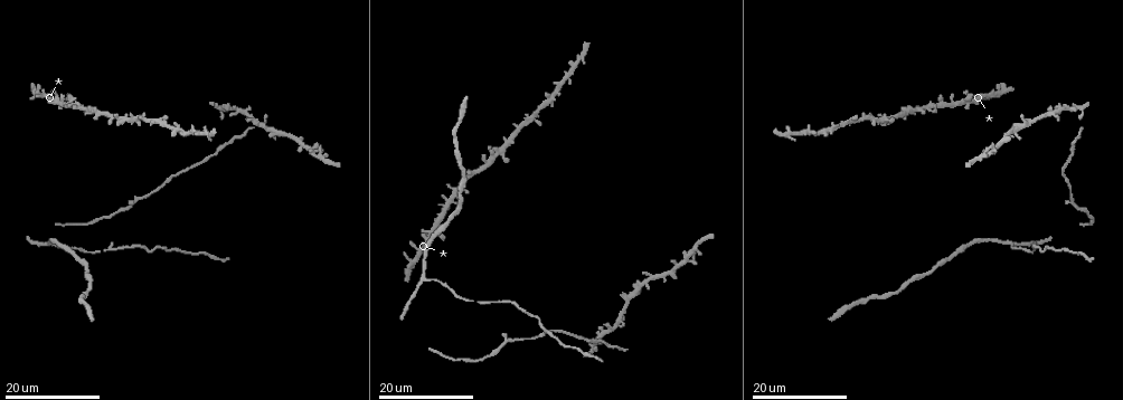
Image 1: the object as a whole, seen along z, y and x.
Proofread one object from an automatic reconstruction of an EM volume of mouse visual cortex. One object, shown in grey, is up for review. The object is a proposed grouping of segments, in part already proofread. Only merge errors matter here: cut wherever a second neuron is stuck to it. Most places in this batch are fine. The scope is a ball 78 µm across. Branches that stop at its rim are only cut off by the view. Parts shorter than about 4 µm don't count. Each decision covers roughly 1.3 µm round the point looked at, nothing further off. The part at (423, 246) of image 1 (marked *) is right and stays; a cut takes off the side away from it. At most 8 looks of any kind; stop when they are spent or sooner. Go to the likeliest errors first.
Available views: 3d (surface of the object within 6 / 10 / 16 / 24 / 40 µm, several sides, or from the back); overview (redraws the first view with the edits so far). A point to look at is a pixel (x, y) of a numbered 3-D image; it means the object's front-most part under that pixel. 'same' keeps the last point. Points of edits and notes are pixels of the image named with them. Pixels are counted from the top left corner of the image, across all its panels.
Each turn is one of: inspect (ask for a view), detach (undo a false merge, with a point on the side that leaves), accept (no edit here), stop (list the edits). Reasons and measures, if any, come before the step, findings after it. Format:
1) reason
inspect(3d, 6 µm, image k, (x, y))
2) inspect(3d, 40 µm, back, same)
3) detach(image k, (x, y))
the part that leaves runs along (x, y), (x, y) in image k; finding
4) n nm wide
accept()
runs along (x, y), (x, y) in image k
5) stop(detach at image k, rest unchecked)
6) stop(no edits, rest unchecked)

a fork
inspect(3d, 24 µm, image 1, (422, 282))

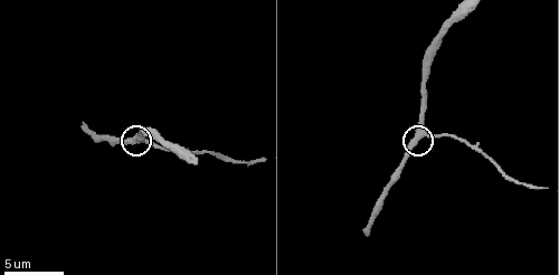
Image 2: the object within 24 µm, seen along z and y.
inspect(3d, 6 µm, image 2, (424, 137))

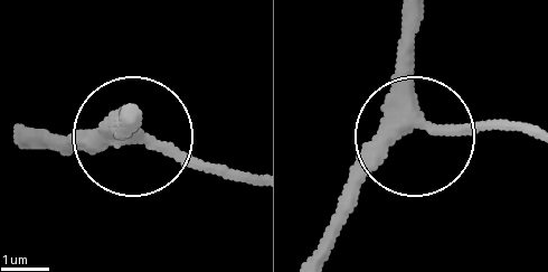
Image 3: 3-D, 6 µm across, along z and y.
3 arms
accept()
all the same neuron

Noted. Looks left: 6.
inspect(3d, 24 µm, image 1, (884, 120))

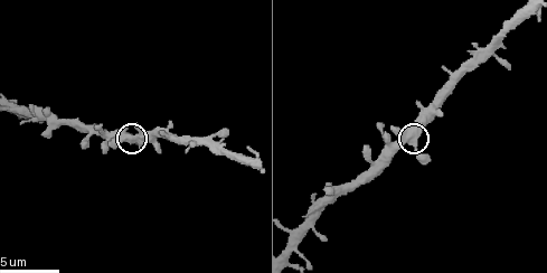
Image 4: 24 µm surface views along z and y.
closer look
inspect(3d, 10 µm, image 4, (415, 141))

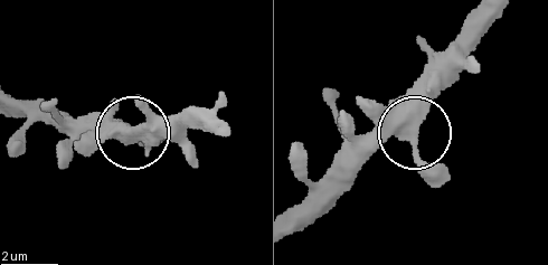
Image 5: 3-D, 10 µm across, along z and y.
accept()
runs along (296, 228), (384, 142), (409, 132), (413, 91), (426, 65) in image 5; continuous, no second neuron

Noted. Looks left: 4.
two arms in line, one across
inspect(3d, 16 µm, image 1, (629, 298))

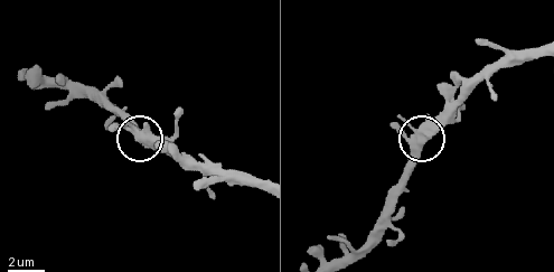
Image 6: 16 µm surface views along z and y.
closer look
inspect(3d, 6 µm, image 6, (420, 138))

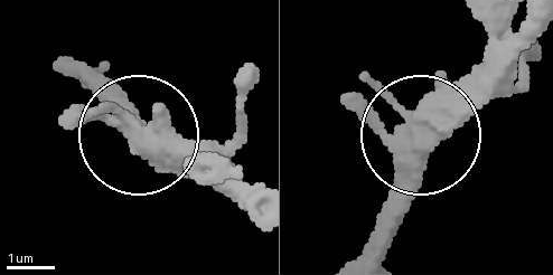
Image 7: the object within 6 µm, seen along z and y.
3 arms
accept()
all the same neuron

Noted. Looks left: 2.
inspect(3d, 16 µm, image 2, (434, 43))

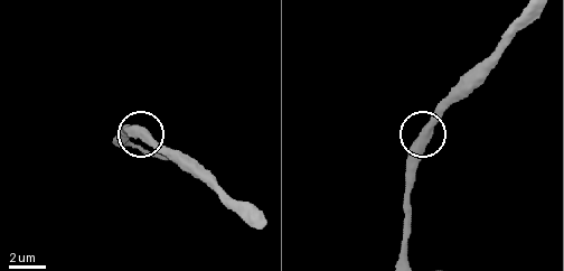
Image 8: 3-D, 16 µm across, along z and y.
500 nm wide
accept()
all the same neuron

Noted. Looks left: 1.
stop(no edits, rest unchecked)

